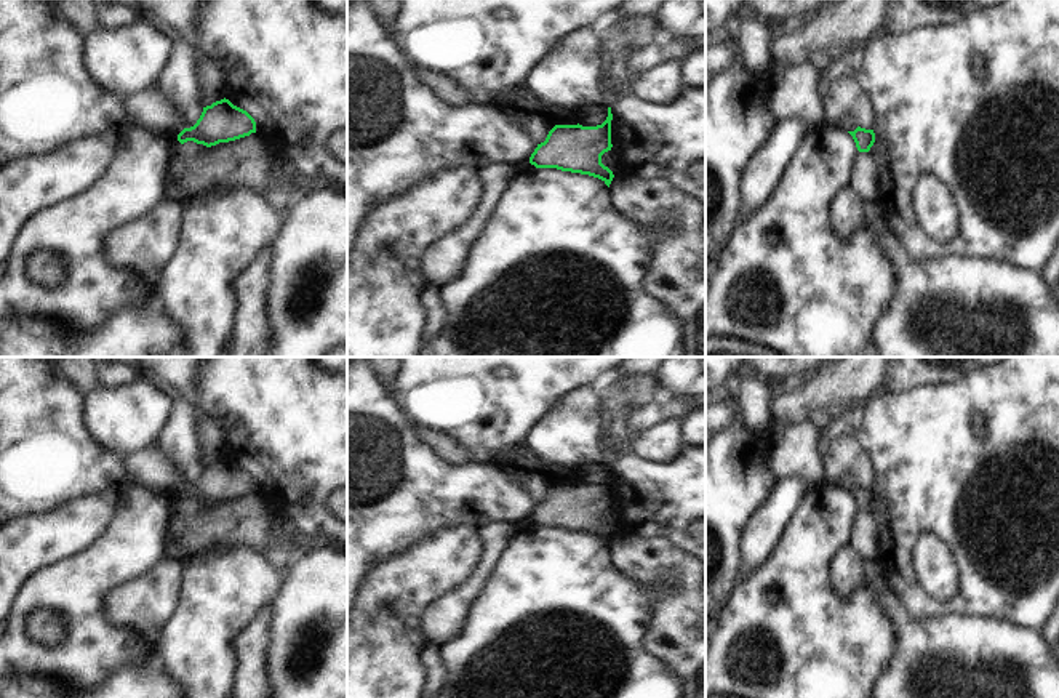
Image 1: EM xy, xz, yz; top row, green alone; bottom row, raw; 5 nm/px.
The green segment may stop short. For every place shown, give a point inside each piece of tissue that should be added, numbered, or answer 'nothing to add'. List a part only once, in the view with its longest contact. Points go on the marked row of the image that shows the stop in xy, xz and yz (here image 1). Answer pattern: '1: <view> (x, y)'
nothing to add

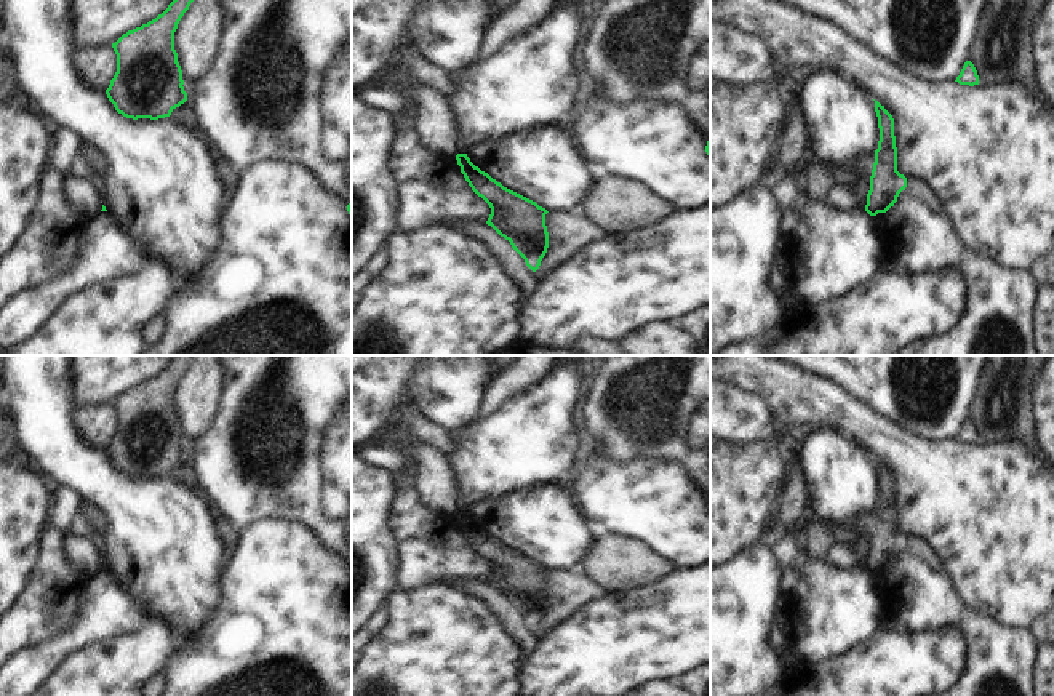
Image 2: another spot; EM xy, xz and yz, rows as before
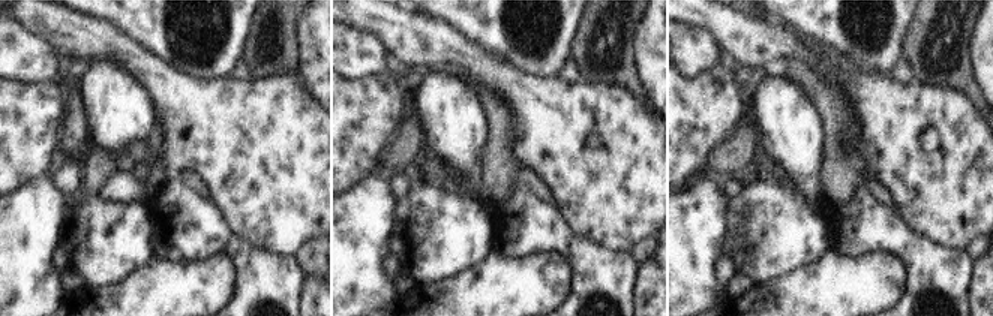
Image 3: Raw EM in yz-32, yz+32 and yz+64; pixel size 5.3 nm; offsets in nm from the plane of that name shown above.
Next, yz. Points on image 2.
1: yz (867, 162)

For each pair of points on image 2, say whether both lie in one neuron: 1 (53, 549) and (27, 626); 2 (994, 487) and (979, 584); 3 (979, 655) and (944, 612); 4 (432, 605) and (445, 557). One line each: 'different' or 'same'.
1: same
2: same
3: same
4: different

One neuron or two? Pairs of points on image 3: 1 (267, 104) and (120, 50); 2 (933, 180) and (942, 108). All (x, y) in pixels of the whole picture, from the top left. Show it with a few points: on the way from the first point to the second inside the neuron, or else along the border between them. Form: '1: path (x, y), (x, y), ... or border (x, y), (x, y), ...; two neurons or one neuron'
1: path (231, 104), (185, 104), (156, 75); one neuron
2: path (950, 162), (950, 126); one neuron

